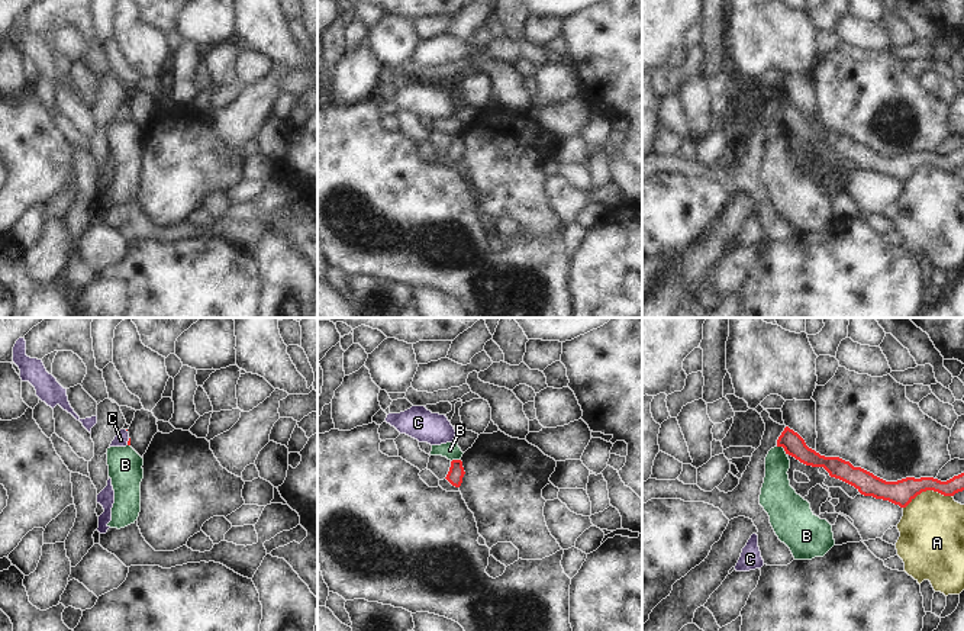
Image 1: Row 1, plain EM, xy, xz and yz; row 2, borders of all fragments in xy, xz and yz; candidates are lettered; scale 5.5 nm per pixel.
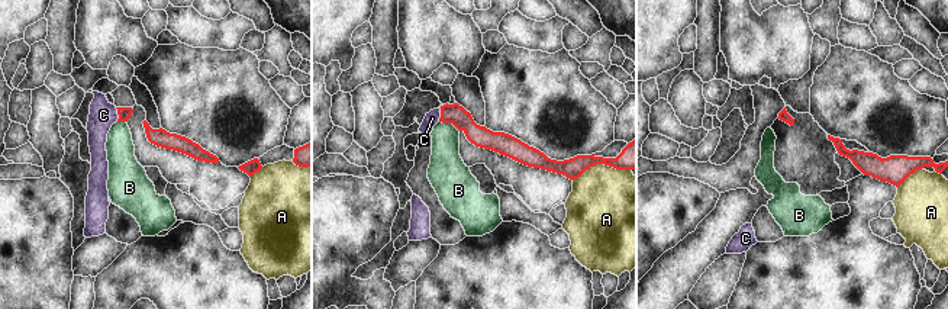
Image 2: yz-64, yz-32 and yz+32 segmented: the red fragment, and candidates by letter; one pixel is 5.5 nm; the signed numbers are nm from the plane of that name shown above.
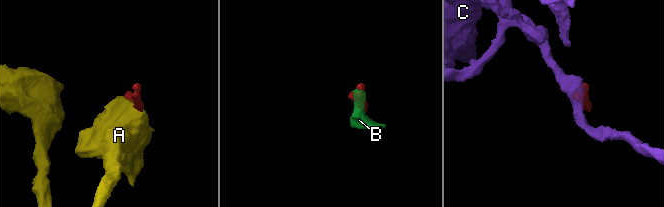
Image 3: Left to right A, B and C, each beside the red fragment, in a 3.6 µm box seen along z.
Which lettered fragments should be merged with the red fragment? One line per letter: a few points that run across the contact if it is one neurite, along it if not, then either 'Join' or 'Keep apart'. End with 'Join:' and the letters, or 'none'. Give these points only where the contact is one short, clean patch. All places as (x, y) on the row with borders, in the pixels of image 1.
A: Keep apart
B: Line: yz (777, 446), (786, 454). Keep apart
C: Line: xy (129, 438), (128, 441), (121, 440). Join
Join: C

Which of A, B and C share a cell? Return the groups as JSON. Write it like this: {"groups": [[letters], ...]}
{"groups": [["A"], ["B"], ["C"]]}

